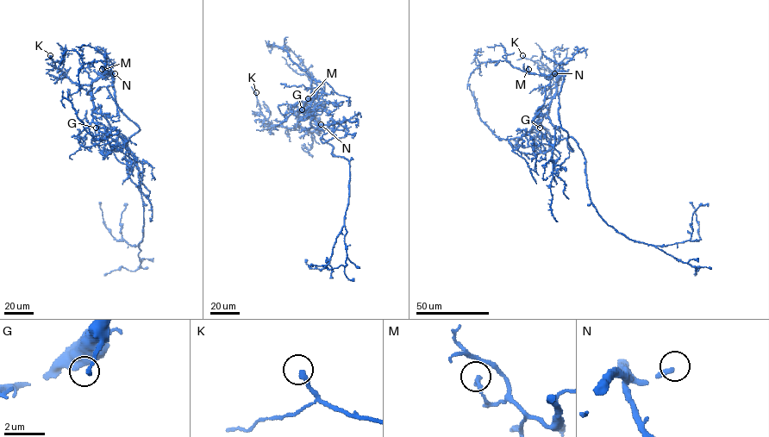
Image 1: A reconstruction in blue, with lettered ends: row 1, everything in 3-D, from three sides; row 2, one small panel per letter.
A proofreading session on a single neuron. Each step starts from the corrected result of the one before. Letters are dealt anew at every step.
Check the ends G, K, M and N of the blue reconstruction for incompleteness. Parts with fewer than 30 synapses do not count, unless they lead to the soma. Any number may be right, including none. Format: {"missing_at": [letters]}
{"missing_at": ["N"]}

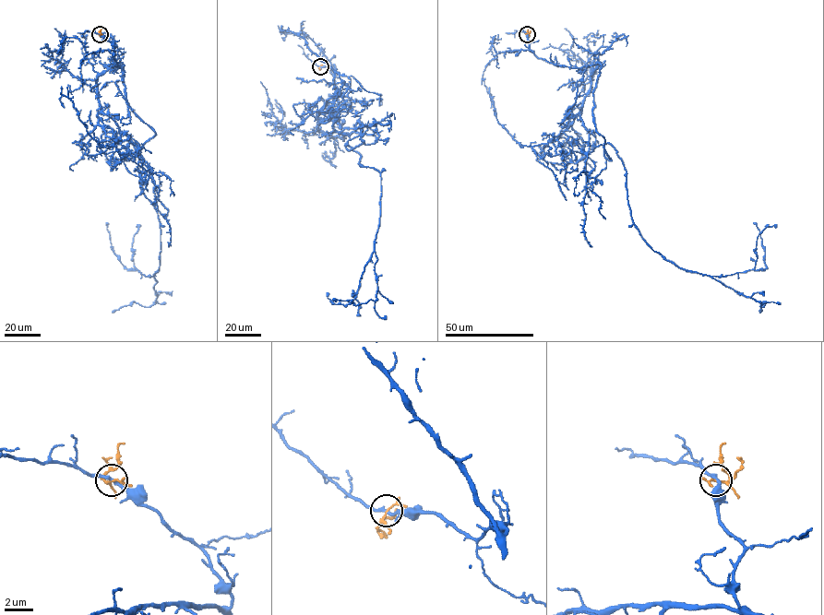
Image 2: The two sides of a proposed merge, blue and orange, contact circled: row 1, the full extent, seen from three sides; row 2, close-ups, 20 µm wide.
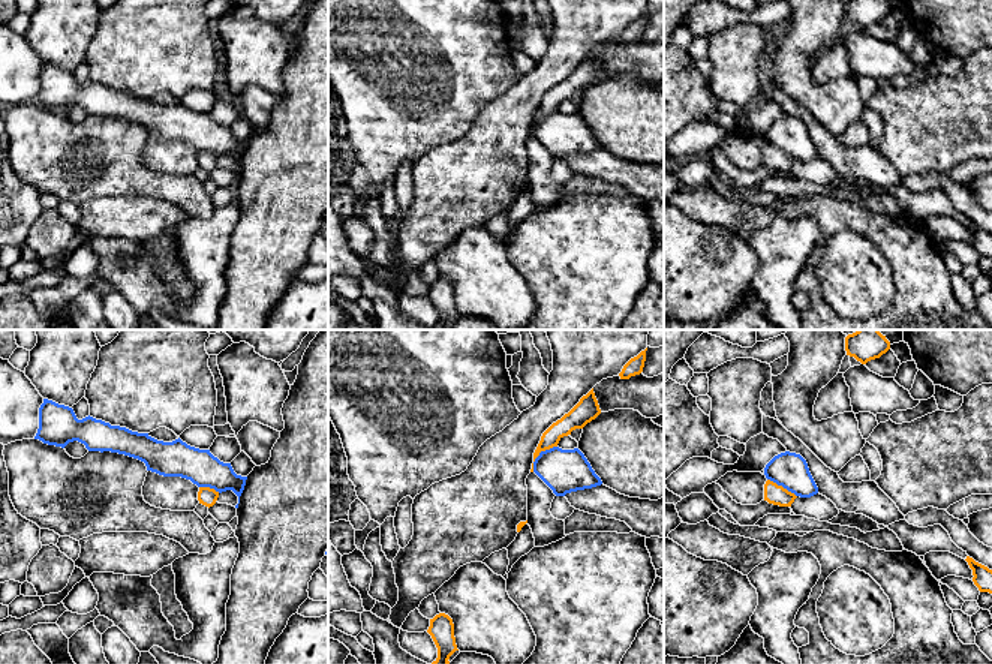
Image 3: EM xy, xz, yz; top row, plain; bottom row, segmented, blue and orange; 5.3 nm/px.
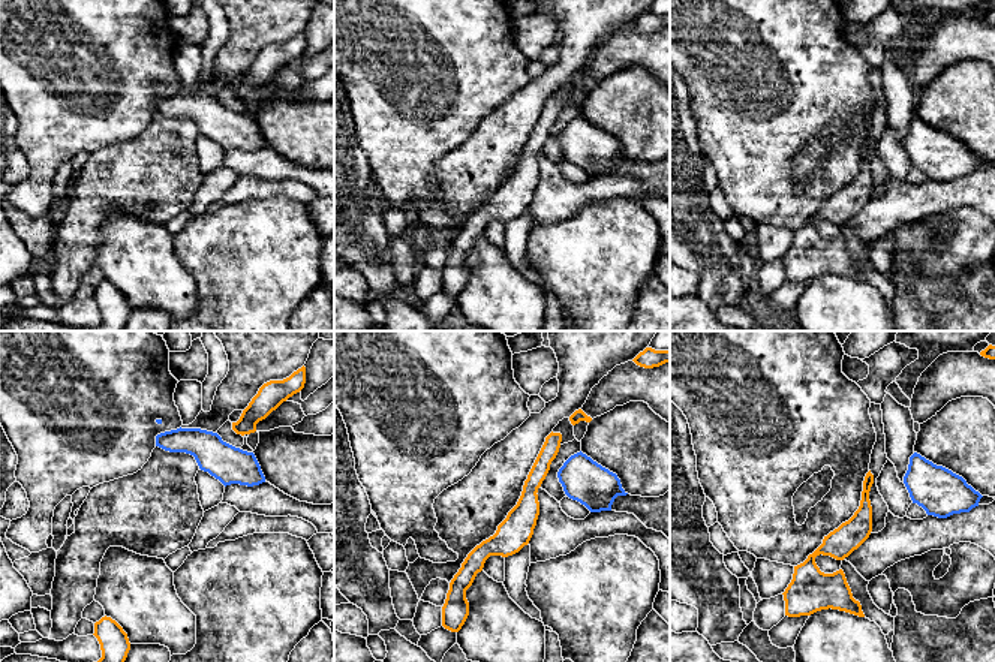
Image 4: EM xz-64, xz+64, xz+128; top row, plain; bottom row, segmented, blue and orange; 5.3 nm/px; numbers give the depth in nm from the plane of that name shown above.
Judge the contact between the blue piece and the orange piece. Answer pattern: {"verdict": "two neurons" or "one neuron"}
{"verdict": "two neurons"}

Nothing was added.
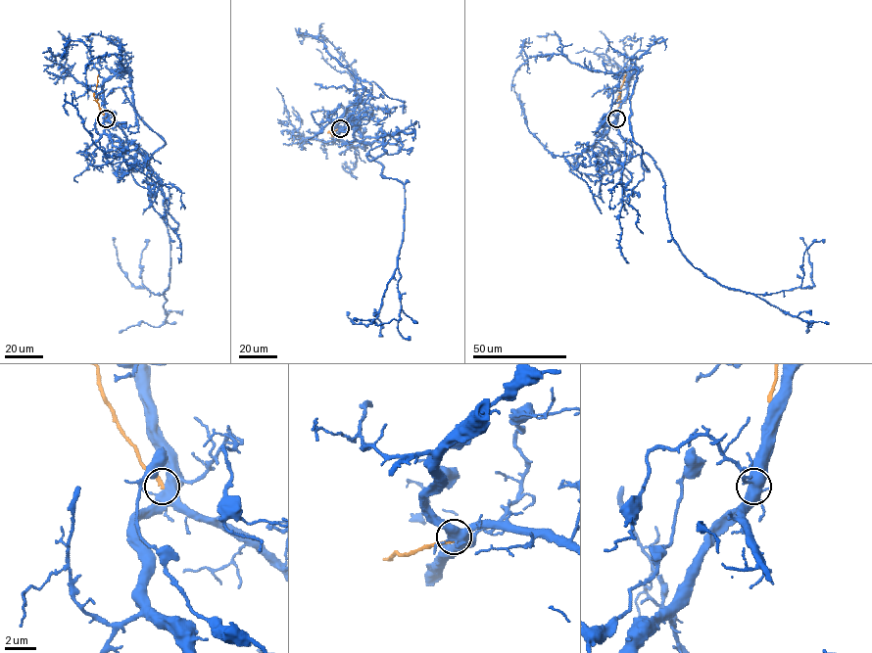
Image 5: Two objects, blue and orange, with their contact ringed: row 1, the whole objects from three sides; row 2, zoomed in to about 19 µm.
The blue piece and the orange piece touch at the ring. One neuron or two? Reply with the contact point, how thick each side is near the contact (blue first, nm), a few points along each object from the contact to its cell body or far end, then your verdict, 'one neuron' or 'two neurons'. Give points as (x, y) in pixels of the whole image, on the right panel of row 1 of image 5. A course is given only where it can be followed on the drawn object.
at (616, 118); 480 nm thick on the blue side, 240 nm on the other; blue runs (616, 118), (590, 163), (612, 174), (647, 153), (673, 241), (707, 276), (754, 294), (811, 288), (800, 237); orange runs (616, 118), (625, 74); two neurons

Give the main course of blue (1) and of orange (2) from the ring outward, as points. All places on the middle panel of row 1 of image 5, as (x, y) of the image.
1: (341, 128), (356, 98), (366, 110), (354, 136), (405, 190), (403, 237), (378, 315), (356, 324), (347, 312)
2: (341, 128), (328, 132), (332, 137)

